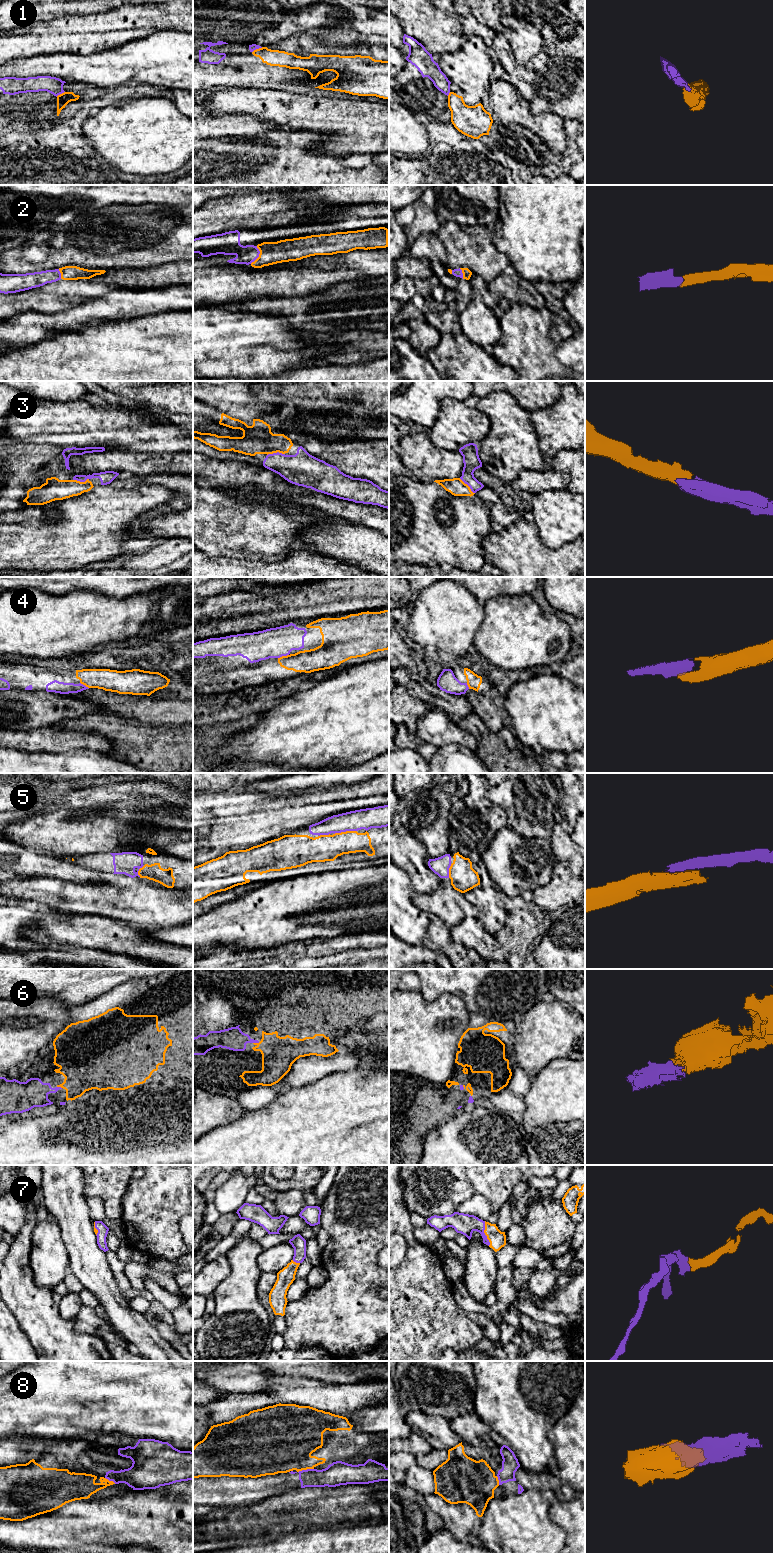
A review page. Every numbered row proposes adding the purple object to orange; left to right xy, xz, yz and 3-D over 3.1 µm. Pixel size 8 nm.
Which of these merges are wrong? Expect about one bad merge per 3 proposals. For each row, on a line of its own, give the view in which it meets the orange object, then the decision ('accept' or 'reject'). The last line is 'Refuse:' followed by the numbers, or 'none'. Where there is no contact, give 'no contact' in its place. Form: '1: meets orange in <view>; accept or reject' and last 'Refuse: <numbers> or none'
1: meets orange in xz; reject
2: meets orange in xz; accept
3: meets orange in xz; accept
4: meets orange in xz; accept
5: meets orange in xz; accept
6: meets orange in xz; accept
7: meets orange in yz; accept
8: meets orange in xz; reject
Refuse: 1, 8

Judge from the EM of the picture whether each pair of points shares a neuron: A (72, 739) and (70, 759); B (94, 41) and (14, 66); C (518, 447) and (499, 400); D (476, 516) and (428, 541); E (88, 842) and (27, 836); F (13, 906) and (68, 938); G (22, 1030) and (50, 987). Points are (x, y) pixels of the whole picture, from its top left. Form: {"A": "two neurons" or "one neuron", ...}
{"A": "two neurons", "B": "two neurons", "C": "one neuron", "D": "one neuron", "E": "one neuron", "F": "two neurons", "G": "two neurons"}

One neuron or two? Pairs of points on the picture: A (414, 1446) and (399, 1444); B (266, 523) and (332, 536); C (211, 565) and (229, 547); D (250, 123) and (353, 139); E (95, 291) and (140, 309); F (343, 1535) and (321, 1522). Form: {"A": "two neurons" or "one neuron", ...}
{"A": "one neuron", "B": "two neurons", "C": "two neurons", "D": "two neurons", "E": "two neurons", "F": "two neurons"}

